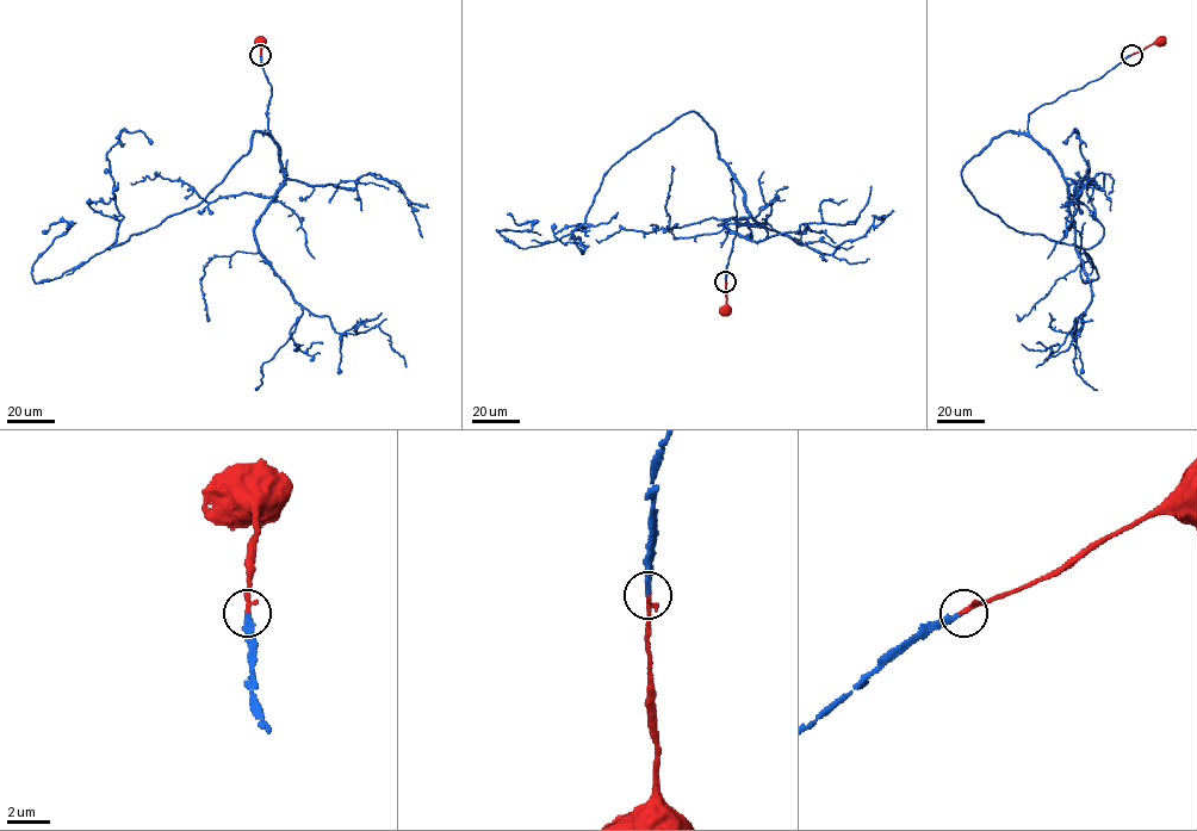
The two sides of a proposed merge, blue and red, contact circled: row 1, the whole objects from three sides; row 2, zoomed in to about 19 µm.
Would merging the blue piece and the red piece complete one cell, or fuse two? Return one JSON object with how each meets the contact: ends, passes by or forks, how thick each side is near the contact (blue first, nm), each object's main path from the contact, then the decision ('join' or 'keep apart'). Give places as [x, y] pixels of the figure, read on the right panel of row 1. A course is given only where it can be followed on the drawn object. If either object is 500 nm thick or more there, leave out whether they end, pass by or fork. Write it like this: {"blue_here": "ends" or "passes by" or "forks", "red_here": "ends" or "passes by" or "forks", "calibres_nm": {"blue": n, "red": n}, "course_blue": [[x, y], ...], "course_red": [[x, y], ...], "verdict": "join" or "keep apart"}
{"blue_here": "ends", "red_here": "ends", "calibres_nm": {"blue": 240, "red": 240}, "course_blue": [[1132, 55], [961, 173], [1010, 228], [1080, 246], [1096, 279], [1080, 274], [1074, 223], [1064, 231]], "course_red": [[1132, 55], [1153, 43], [1161, 44], [1161, 41]], "verdict": "join"}

